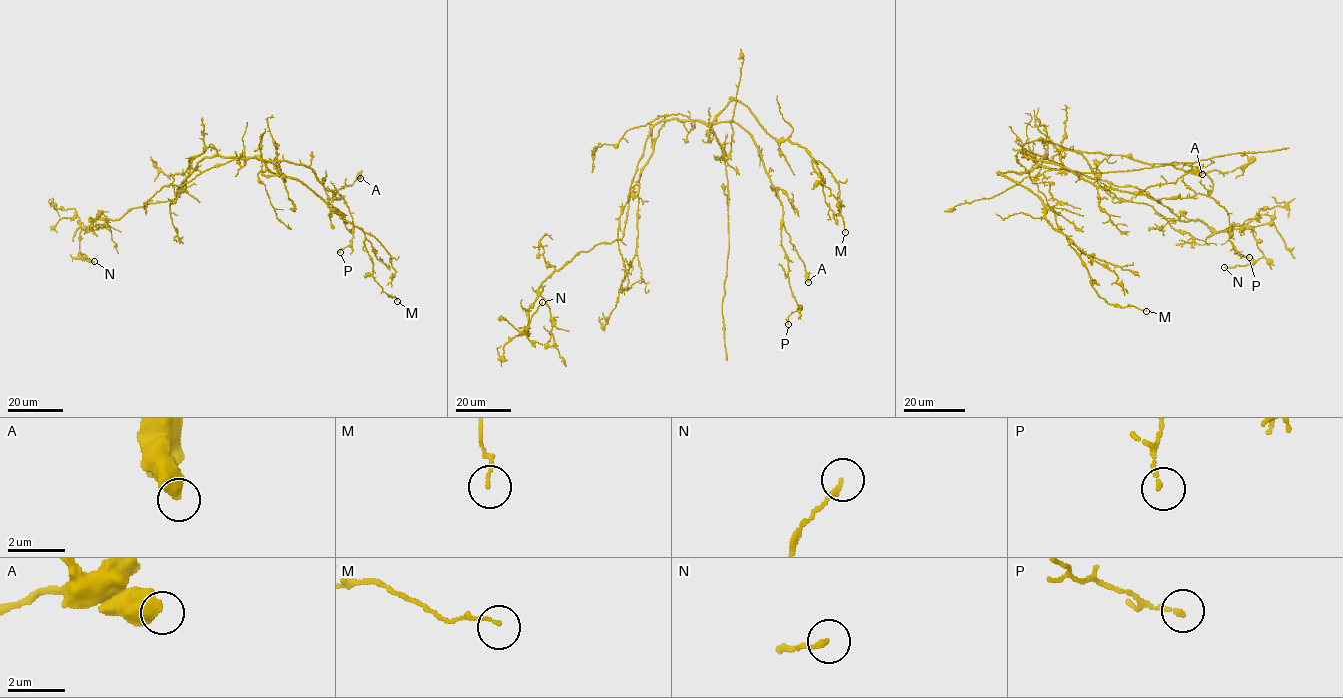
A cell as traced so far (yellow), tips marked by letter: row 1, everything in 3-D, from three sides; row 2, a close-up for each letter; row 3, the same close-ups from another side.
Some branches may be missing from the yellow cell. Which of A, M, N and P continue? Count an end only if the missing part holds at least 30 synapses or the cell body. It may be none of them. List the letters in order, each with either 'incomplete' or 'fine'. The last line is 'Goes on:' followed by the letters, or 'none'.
A: fine
M: fine
N: fine
P: fine
Goes on: none

